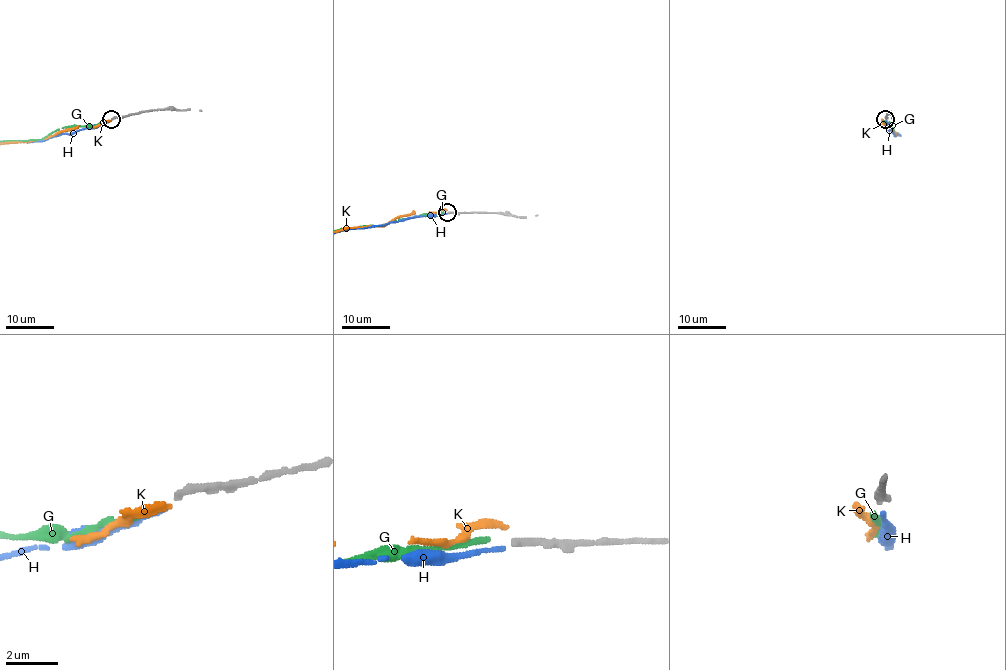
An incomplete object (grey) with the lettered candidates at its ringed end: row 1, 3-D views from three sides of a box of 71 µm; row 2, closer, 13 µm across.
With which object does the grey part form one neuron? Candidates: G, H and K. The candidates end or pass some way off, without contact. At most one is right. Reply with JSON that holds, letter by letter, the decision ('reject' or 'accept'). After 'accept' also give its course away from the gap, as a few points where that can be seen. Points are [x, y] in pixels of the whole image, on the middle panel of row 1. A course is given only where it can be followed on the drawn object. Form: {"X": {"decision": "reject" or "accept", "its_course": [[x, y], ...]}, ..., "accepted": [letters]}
{"G": {"decision": "reject"}, "H": {"decision": "reject"}, "K": {"decision": "reject"}, "accepted": []}

